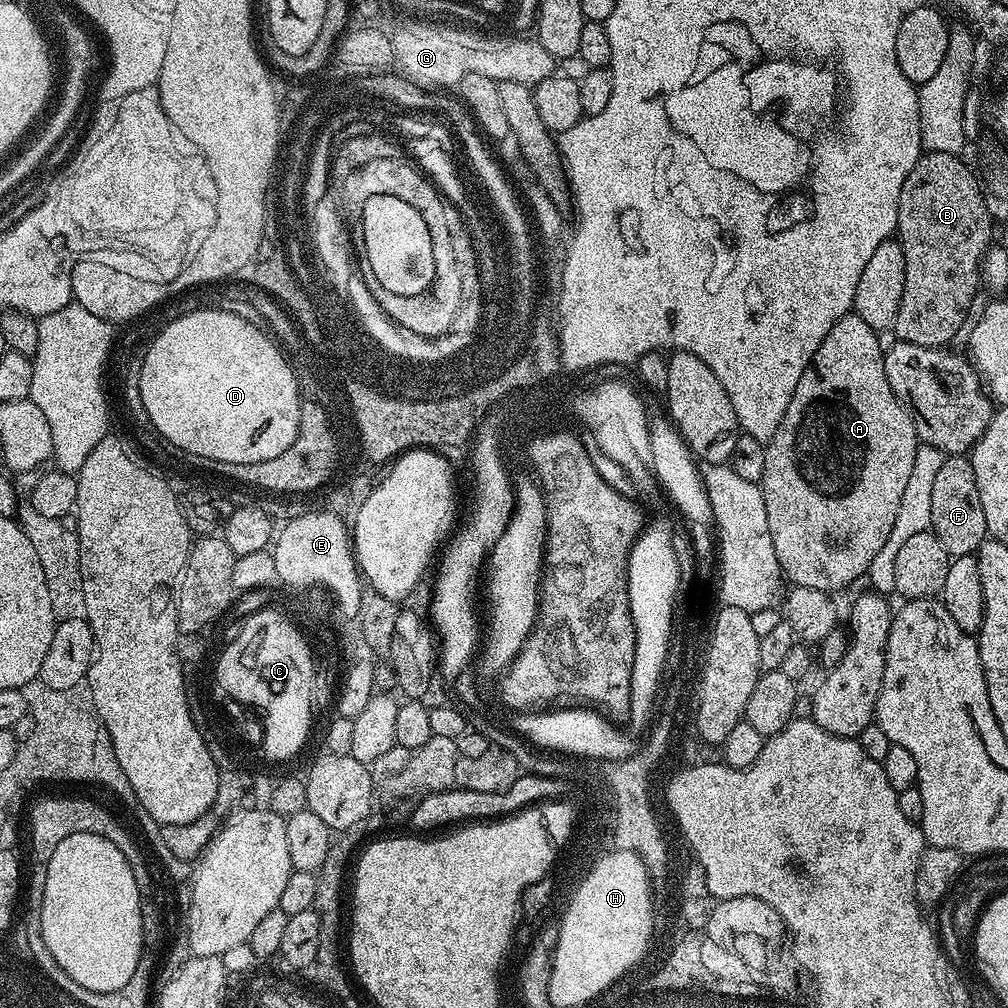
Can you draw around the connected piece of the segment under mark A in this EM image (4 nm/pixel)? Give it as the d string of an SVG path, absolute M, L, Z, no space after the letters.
M855 311L846 315L834 326L830 326L830 334L822 338L822 346L814 354L812 361L806 366L802 378L798 378L798 386L790 398L790 406L786 406L786 414L782 414L782 422L778 422L778 430L766 441L764 450L764 475L762 491L766 506L766 522L770 526L770 538L774 546L776 561L780 563L781 573L792 579L795 586L810 586L814 590L822 590L836 594L839 588L852 584L868 571L870 562L878 555L878 550L890 538L890 530L894 526L894 518L898 515L898 506L902 503L902 493L906 490L906 481L910 478L910 470L914 468L914 454L918 447L914 422L910 414L898 402L898 398L890 390L890 382L886 382L884 369L885 349L880 347L877 329L872 328Z

